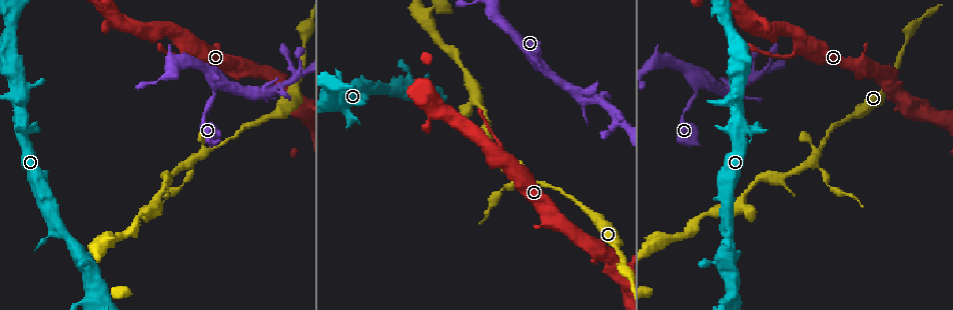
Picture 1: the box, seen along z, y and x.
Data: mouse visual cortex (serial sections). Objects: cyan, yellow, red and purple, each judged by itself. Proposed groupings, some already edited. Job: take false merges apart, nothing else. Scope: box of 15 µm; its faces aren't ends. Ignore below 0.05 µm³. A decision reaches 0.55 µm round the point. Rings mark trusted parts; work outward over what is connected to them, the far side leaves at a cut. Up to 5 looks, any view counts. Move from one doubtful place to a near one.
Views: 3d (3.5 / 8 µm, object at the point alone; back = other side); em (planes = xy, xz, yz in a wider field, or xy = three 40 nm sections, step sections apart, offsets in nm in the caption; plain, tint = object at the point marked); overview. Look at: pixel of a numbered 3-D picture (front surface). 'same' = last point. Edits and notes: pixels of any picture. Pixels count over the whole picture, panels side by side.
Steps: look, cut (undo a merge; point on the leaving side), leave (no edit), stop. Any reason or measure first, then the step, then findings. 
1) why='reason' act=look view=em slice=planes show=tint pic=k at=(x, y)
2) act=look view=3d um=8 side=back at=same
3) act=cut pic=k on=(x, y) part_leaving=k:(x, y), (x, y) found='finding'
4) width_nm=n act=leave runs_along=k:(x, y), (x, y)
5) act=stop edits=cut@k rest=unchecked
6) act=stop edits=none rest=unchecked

why='sudden change in width' act=look view=3d um=8 pic=1 at=(800, 46)

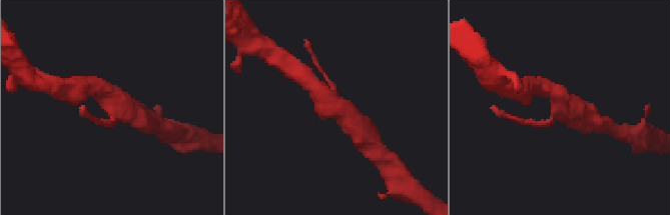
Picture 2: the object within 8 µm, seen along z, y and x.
why='now the EM' act=look view=em slice=xy step=3 show=tint pic=2 at=(560, 114)

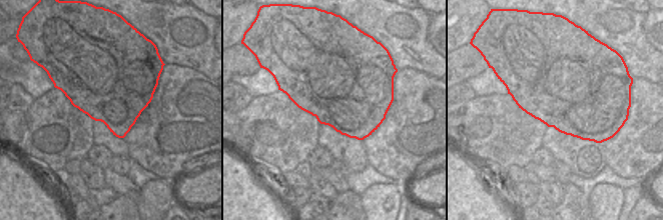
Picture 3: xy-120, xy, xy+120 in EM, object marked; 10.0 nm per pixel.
act=leave runs_along=2:(365, 132), (326, 98) found='continuous, no second cell'

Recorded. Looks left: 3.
why='a fork' act=look view=3d um=8 pic=1 at=(192, 160)

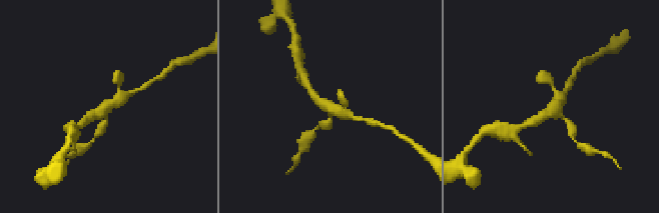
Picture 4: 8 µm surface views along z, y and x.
arms=3 arm_widths_nm=200,300,300 why='shape alone is not enough' act=look view=em slice=xy step=3 show=tint pic=4 at=(554, 106)

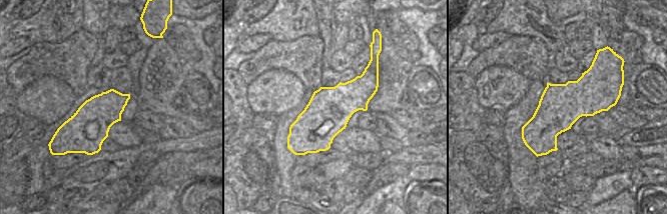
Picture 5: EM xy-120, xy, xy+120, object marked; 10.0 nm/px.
act=leave runs_along=4:(353, 117), (325, 106), (310, 91) found='one cell here'

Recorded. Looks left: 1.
act=stop edits=none rest=unchecked

